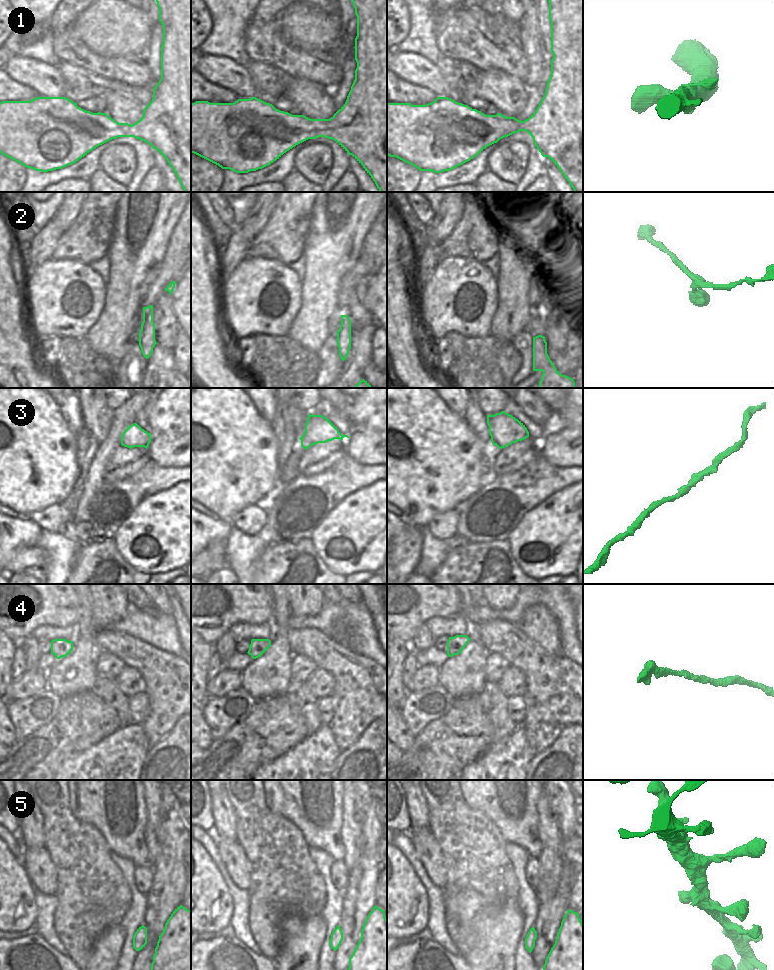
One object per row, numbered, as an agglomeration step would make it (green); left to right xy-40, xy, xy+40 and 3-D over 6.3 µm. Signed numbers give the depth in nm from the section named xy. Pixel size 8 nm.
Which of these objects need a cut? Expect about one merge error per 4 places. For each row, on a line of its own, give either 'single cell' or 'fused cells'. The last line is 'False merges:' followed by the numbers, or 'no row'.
1: single cell
2: single cell
3: single cell
4: single cell
5: single cell
False merges: no row

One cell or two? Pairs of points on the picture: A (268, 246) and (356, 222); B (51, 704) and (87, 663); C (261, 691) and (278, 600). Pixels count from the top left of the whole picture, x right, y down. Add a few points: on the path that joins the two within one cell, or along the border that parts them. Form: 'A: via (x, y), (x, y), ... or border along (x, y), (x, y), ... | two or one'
A: border along (312, 213), (309, 231), (300, 256) | two
B: border along (47, 688), (61, 698) | two
C: via (274, 668), (280, 651), (280, 623) | one

